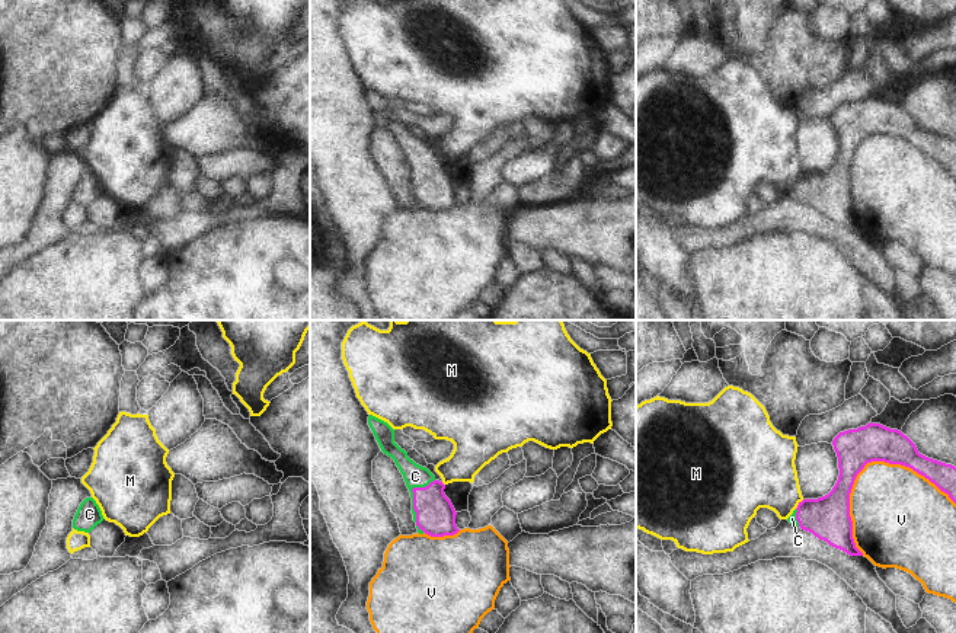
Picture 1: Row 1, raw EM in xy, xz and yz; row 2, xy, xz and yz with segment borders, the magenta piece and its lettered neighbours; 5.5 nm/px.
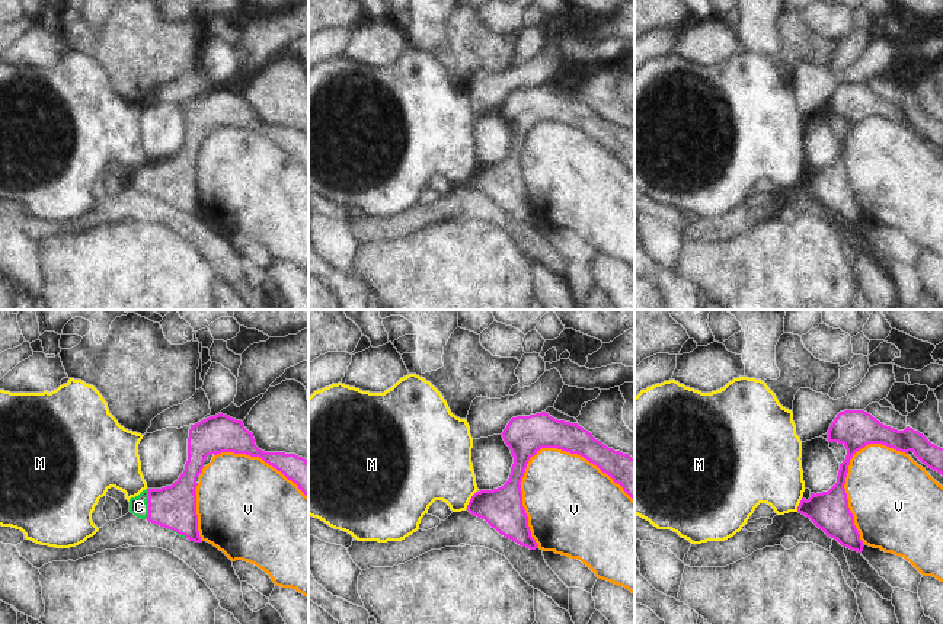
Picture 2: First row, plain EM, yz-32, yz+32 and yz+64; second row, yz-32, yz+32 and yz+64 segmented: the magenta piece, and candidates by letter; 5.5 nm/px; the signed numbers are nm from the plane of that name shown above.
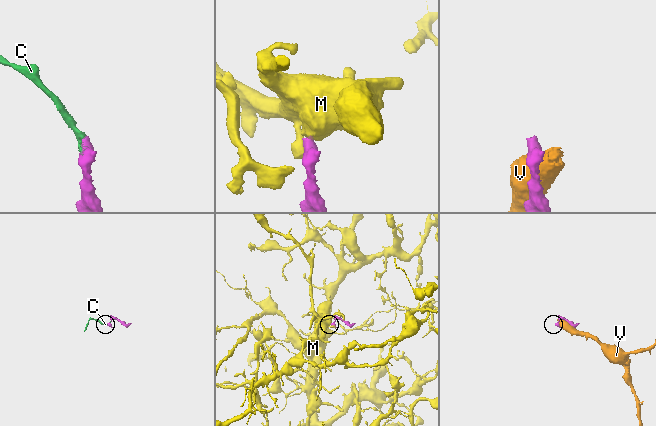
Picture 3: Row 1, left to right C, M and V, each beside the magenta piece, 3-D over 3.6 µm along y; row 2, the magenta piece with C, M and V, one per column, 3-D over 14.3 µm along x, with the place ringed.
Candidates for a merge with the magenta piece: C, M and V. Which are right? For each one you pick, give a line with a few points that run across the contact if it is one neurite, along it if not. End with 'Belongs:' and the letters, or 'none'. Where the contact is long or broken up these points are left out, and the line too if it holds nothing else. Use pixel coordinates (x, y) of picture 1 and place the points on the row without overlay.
C: Line: xz (435, 189), (413, 169), (415, 150)
Belongs: C.

